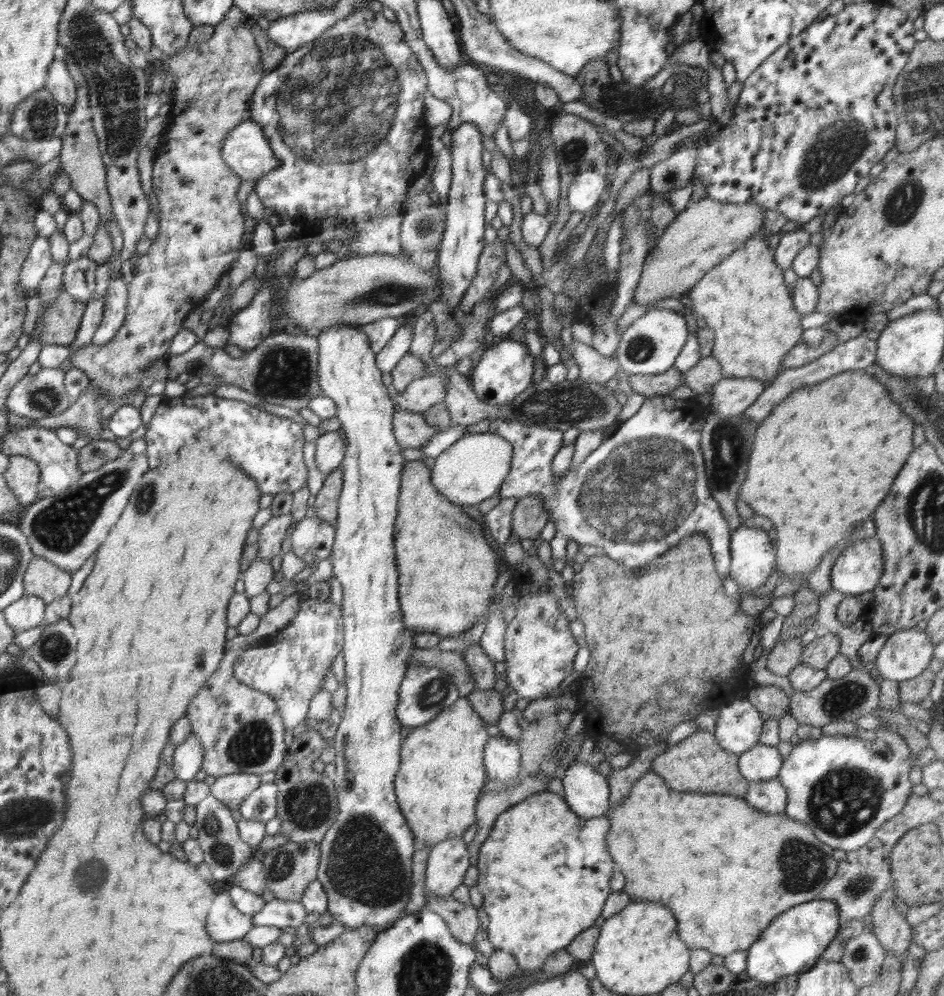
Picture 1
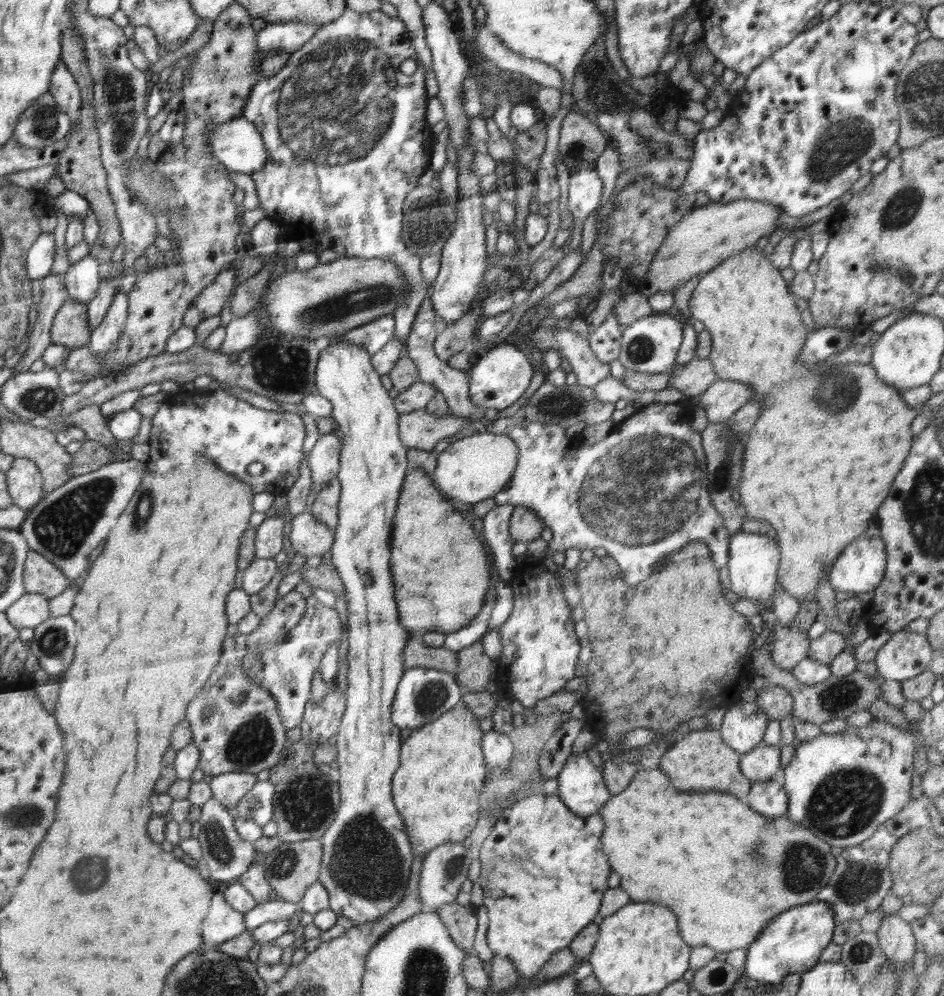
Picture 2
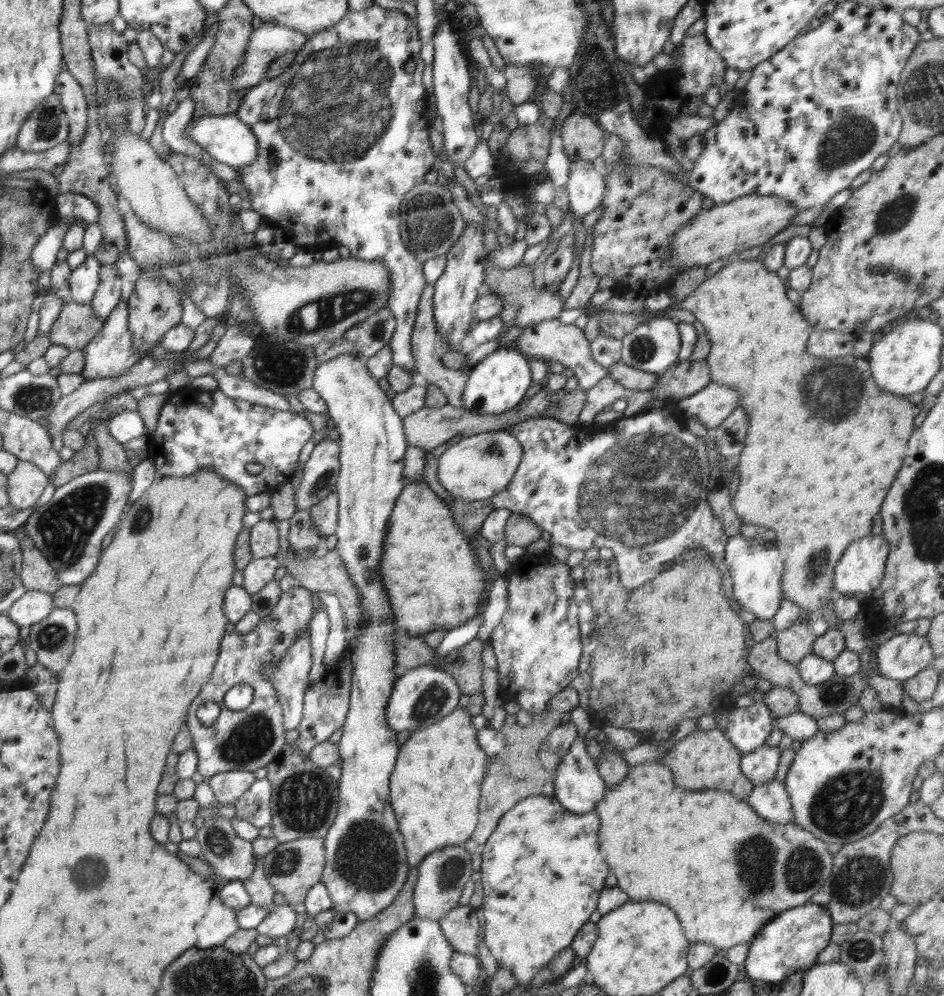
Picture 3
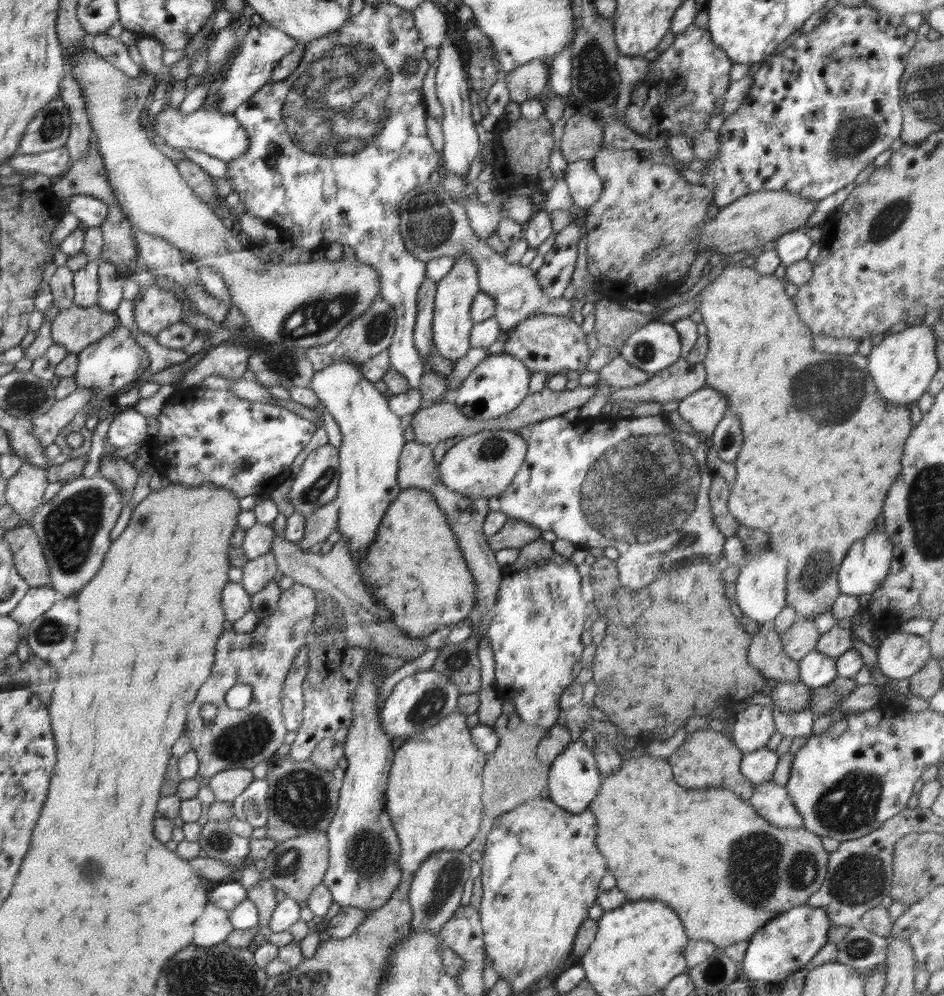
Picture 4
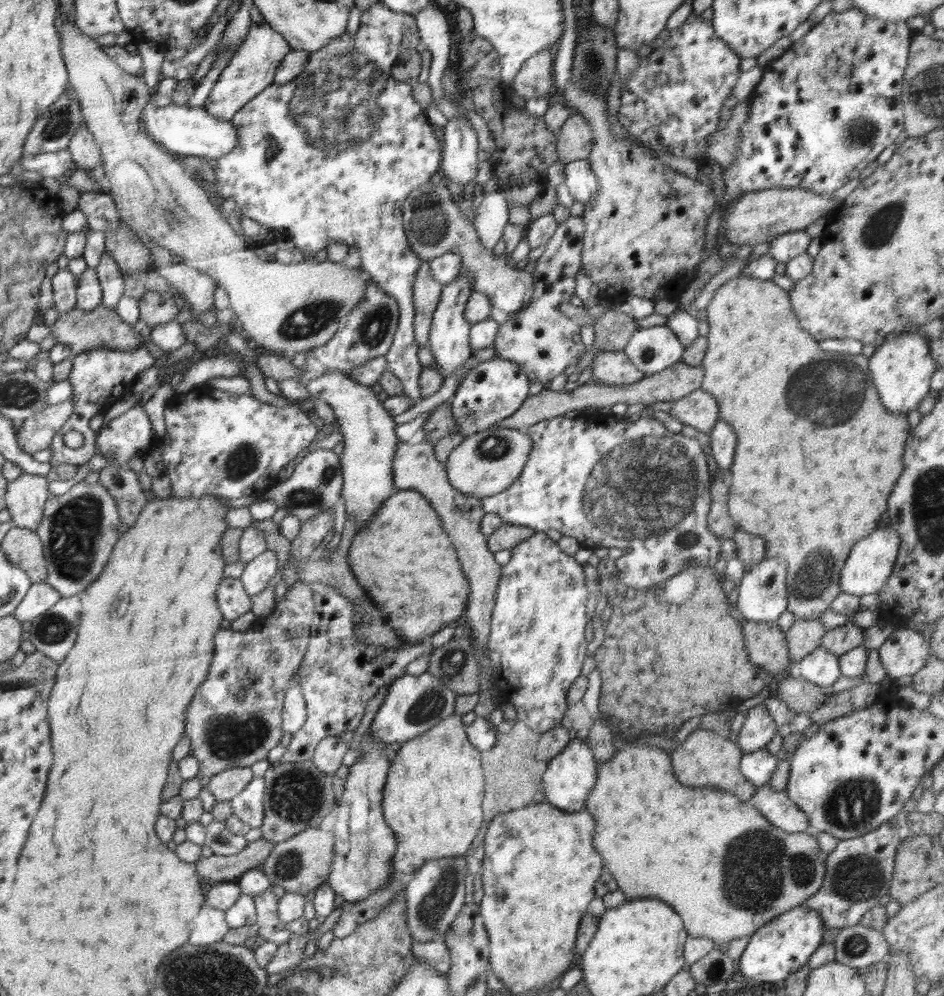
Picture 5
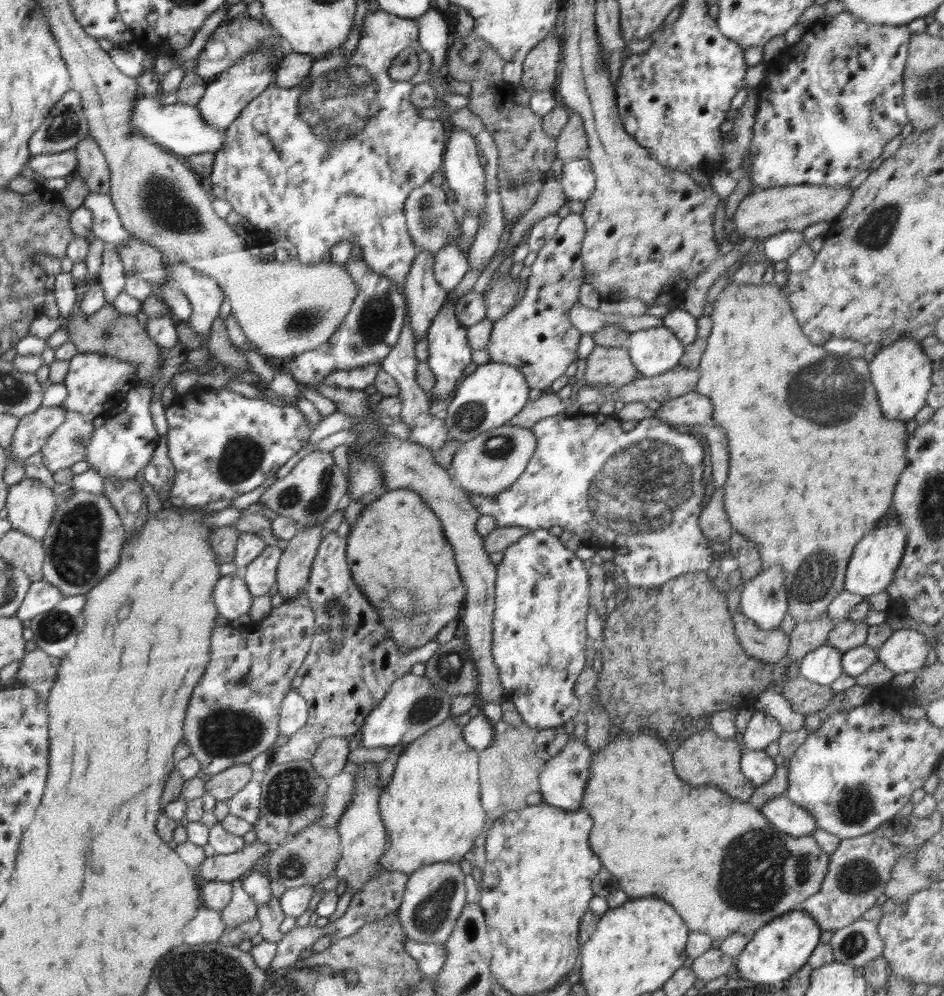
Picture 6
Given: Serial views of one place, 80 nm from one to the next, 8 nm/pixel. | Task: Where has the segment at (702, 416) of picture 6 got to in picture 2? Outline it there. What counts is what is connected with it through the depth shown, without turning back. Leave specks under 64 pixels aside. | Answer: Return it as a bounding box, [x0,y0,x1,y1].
[695,379,753,422]

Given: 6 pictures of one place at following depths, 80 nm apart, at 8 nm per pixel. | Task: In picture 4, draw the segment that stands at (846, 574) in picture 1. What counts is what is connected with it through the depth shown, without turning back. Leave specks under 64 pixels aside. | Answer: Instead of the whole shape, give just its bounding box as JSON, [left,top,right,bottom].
[838,530,893,596]

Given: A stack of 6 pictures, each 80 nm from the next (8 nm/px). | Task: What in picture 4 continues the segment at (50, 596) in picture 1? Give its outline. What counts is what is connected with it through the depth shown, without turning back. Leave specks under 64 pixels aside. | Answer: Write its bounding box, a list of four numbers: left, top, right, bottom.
[3,524,53,588]

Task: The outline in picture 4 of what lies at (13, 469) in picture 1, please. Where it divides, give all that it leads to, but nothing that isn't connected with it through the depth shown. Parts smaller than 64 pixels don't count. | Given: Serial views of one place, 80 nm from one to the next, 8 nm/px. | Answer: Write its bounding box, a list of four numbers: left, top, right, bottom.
[5,463,49,524]

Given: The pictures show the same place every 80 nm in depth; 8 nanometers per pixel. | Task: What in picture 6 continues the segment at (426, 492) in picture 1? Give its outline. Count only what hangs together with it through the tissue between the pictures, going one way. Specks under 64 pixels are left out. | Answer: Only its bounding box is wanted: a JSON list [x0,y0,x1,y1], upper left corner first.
[345,489,466,652]

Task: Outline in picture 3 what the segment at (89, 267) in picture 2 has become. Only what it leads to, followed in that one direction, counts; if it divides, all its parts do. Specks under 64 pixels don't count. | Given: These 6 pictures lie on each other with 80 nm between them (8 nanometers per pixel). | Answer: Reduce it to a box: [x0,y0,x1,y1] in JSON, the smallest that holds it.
[69,257,100,304]

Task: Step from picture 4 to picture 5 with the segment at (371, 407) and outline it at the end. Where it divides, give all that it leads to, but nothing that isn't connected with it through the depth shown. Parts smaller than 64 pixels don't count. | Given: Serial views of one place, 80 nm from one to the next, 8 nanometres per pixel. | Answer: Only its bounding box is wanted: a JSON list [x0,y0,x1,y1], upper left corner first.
[305,371,400,529]

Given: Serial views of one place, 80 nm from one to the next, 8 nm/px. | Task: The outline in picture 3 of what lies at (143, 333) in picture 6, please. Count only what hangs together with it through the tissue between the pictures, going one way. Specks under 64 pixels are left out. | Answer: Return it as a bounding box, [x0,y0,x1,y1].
[49,301,106,352]

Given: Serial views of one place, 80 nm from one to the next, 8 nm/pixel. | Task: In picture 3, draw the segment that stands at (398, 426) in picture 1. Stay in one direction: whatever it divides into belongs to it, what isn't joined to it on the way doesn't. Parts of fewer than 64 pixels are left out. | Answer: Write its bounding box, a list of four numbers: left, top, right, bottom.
[403,386,553,451]

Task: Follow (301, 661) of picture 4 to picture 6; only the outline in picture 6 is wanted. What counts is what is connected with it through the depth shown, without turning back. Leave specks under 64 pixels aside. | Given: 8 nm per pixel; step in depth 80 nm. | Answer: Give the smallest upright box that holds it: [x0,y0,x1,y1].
[278,690,308,737]

